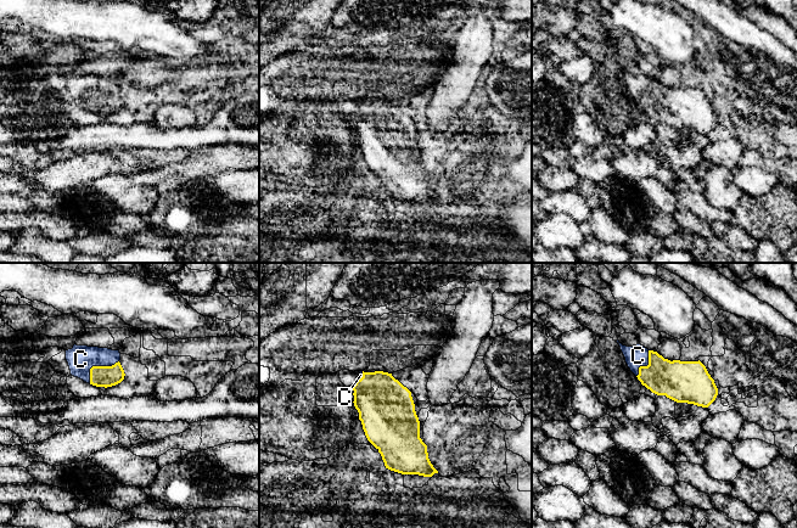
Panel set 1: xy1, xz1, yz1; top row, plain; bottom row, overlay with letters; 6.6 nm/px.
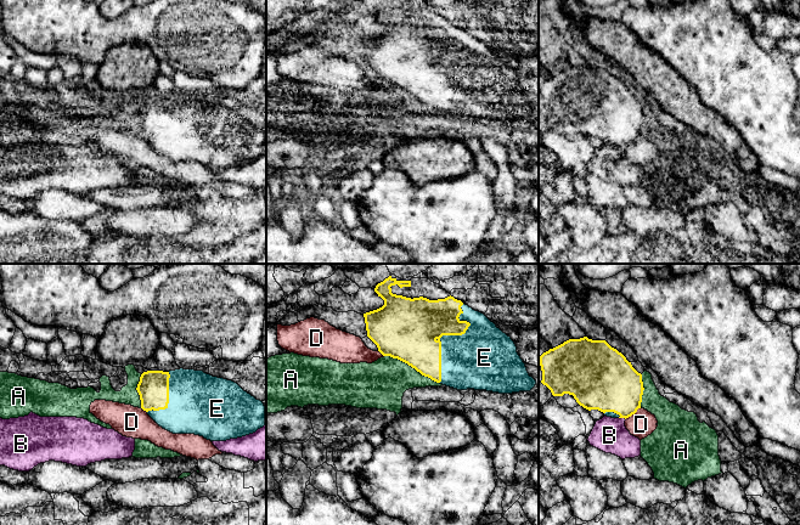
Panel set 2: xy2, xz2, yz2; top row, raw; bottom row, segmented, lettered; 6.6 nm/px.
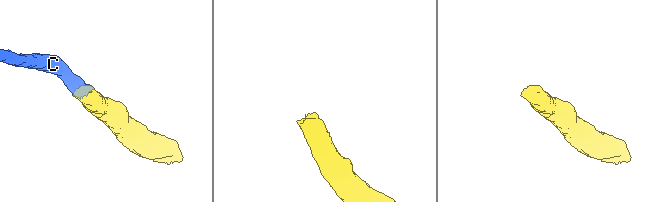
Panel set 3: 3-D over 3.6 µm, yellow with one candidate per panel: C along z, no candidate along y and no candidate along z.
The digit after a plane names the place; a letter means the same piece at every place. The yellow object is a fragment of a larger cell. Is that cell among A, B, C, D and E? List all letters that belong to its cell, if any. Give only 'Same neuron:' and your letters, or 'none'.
Same neuron: C, E

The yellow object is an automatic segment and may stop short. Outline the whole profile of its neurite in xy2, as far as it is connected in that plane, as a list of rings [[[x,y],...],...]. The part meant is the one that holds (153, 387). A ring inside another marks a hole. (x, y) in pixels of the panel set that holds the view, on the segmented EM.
[[[147,371],[136,388],[141,408],[173,434],[195,434],[226,441],[265,425],[263,401],[237,383],[203,371]]]

